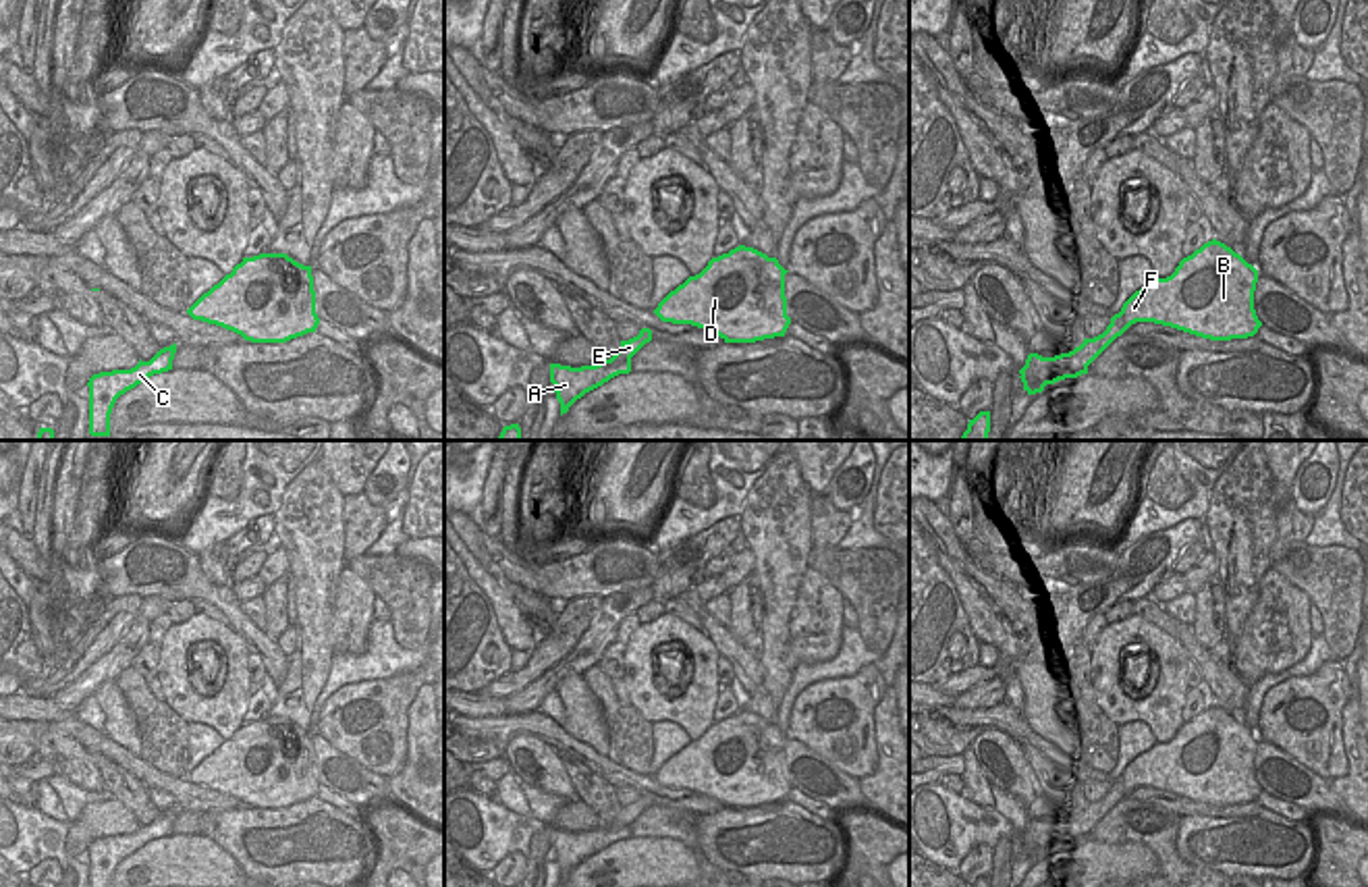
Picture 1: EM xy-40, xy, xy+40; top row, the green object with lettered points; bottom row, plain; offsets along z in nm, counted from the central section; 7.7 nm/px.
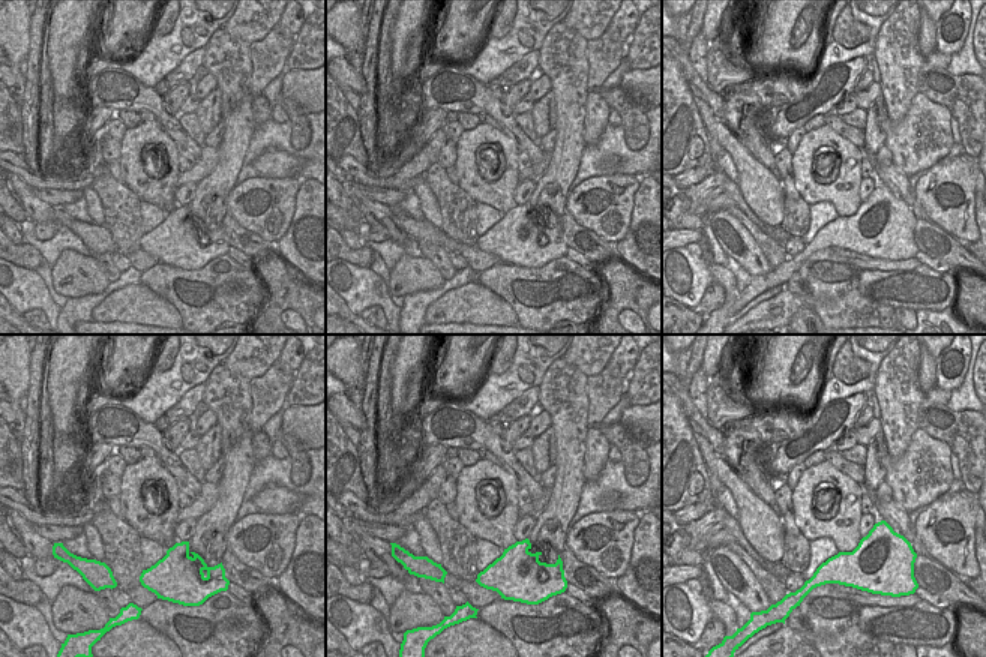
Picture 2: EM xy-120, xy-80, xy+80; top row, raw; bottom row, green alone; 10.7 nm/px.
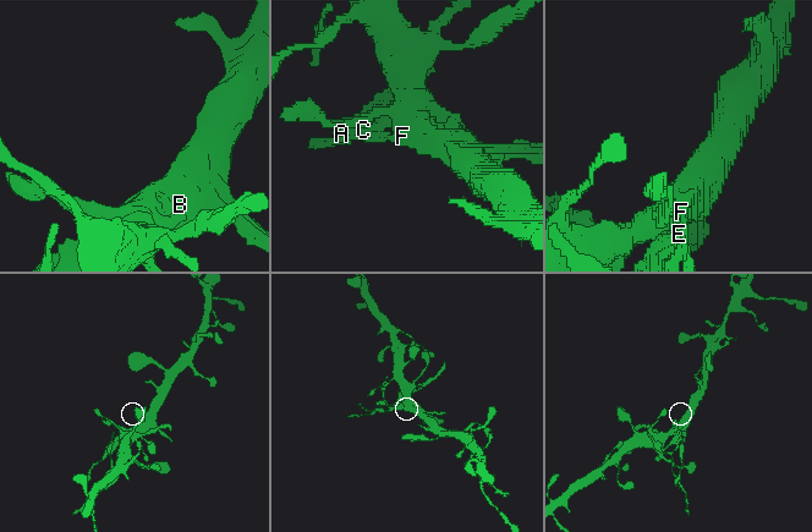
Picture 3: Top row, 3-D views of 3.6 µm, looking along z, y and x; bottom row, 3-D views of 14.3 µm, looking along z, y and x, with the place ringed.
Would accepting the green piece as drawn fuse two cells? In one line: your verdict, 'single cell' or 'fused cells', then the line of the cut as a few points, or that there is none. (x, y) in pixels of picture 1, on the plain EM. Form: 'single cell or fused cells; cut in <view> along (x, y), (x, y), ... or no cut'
fused cells; cut in xy+40 along (1105, 796), (1113, 804)

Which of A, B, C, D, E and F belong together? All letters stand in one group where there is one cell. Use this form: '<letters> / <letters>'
A C E / B D F

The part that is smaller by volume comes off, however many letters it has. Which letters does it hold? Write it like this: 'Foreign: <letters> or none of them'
Foreign: A, C, E

